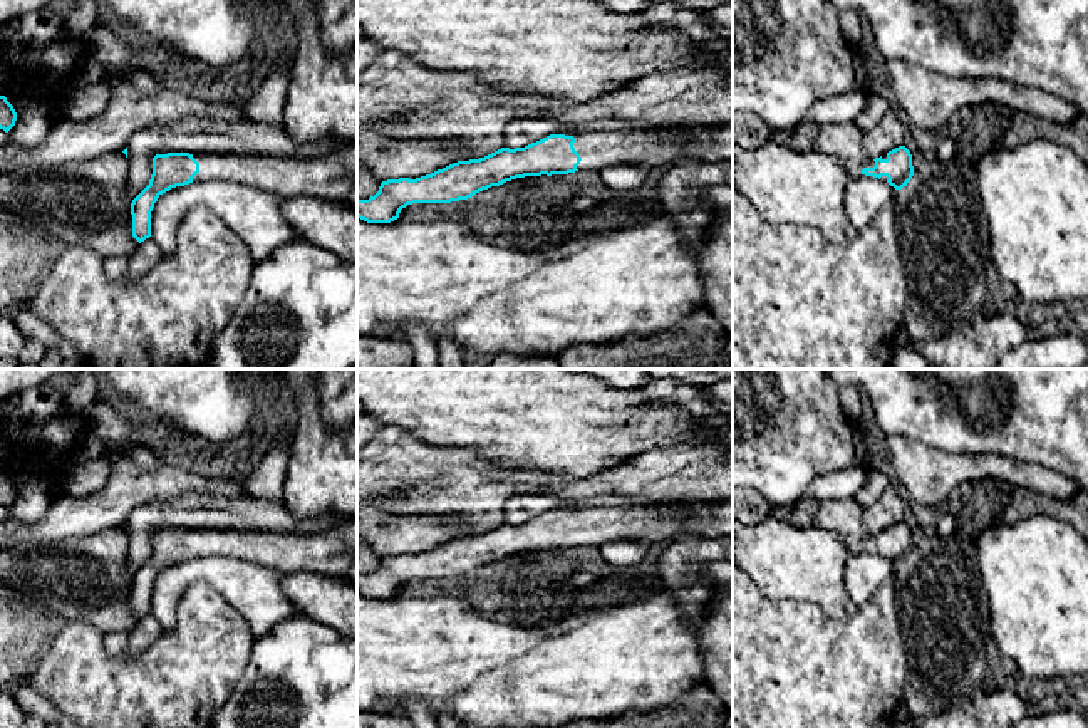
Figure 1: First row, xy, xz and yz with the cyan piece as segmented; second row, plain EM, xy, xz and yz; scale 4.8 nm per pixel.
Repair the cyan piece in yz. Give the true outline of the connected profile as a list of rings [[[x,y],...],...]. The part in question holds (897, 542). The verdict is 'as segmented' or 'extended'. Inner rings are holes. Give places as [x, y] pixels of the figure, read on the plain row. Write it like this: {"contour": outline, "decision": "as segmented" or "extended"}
{"contour": [[[899,522],[889,527],[885,535],[880,532],[873,537],[875,542],[863,543],[862,550],[878,555],[887,552],[887,559],[899,567],[907,562],[914,552],[912,530],[905,522]]], "decision": "as segmented"}

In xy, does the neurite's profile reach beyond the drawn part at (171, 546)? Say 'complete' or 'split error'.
complete

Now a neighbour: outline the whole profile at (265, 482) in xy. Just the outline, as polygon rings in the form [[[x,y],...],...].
[[[277,433],[272,448],[245,478],[246,497],[282,502],[290,448],[292,445],[287,441],[285,434]]]

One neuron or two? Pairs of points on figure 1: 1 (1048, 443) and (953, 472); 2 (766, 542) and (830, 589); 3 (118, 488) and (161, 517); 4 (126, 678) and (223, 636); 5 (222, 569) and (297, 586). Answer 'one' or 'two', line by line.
1: two
2: one
3: two
4: one
5: two

